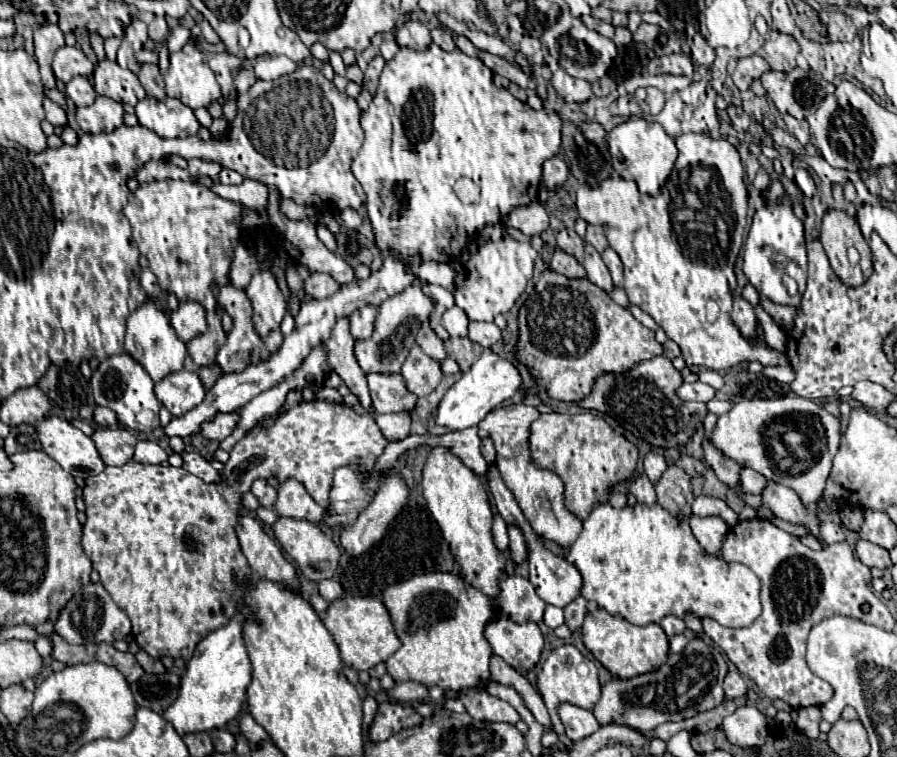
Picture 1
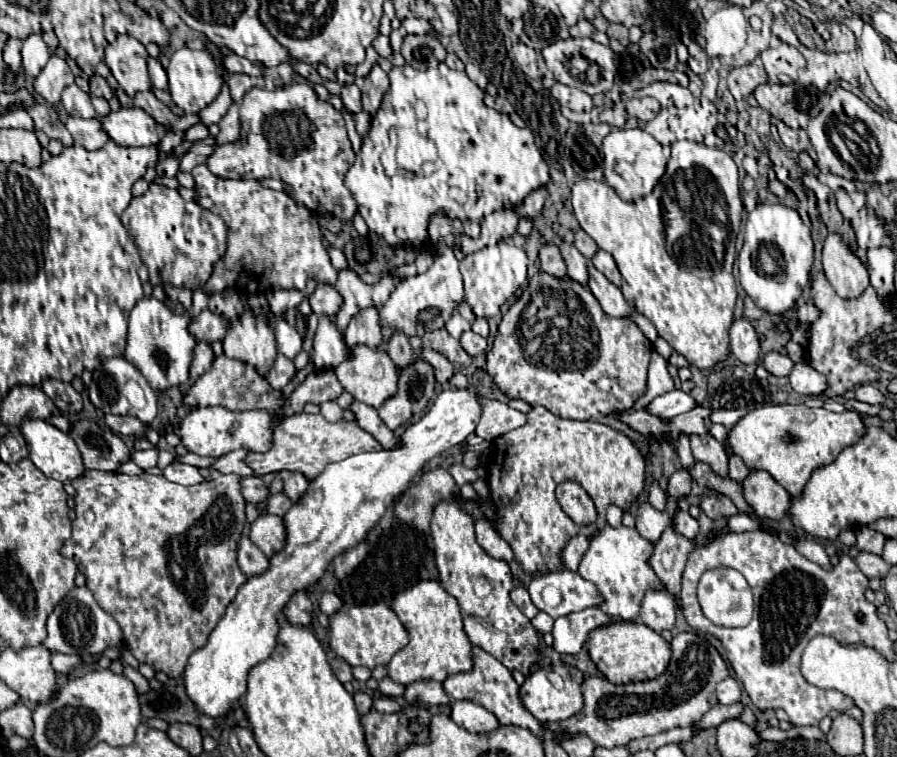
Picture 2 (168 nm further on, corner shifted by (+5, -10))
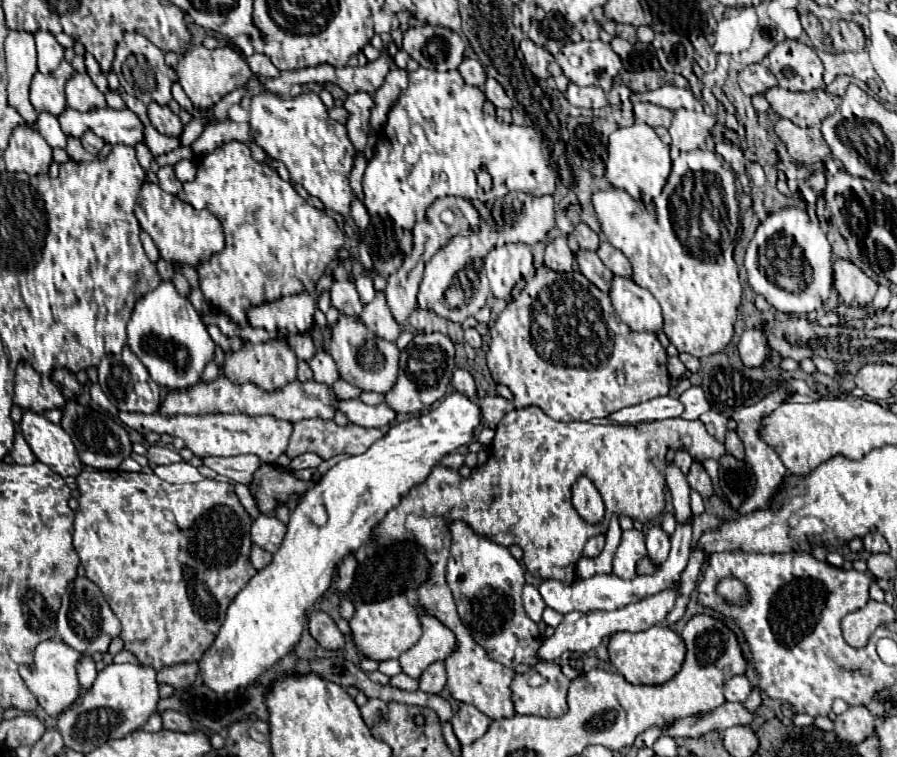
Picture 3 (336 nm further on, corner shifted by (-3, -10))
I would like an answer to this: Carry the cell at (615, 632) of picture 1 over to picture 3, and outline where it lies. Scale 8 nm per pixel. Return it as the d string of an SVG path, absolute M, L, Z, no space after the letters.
M653 625L639 633L615 633L609 643L609 659L617 673L633 685L663 685L681 671L685 659L683 639L665 625Z

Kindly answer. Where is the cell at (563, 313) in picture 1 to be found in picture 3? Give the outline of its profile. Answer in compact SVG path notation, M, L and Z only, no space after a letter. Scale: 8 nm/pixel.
M542 266L536 269L535 277L525 285L525 289L519 293L519 297L515 297L505 309L503 313L495 319L493 327L491 327L491 345L489 345L489 353L487 353L487 365L489 371L493 375L493 379L497 383L503 383L511 389L513 393L513 405L517 409L521 407L529 407L529 405L537 405L541 407L551 419L555 421L591 421L597 417L607 417L611 411L617 411L619 407L629 407L635 403L643 403L647 399L655 399L659 395L667 395L669 393L669 373L667 373L667 353L663 349L663 345L659 343L655 333L637 333L631 331L615 313L615 309L611 307L611 299L607 293L599 291L585 275L581 275L579 271L569 271L569 273L557 273L551 269Z

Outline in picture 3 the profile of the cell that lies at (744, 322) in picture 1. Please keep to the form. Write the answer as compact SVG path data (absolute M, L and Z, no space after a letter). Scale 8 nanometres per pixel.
M747 329L739 341L739 357L745 367L761 367L767 355L767 343L763 339L763 331Z

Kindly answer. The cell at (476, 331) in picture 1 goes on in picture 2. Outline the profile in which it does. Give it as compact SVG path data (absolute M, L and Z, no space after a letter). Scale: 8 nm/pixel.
M471 329L469 331L465 331L463 335L461 335L461 347L469 353L469 355L483 355L485 351L487 351L487 339L483 339L481 335L477 335L477 333L473 333Z

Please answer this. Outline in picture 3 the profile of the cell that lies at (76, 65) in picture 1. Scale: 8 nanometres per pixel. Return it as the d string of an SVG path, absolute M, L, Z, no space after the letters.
M61 61L61 65L49 73L35 73L33 81L31 81L31 105L35 107L37 113L51 113L53 117L59 115L59 111L63 111L63 107L67 105L63 99L63 83L73 75L73 67L67 61Z

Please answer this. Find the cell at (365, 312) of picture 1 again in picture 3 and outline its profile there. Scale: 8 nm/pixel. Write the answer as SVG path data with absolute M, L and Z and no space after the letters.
M377 293L375 299L363 307L363 313L359 315L359 319L363 319L363 323L367 323L367 327L371 327L371 331L375 331L375 335L387 339L387 341L395 341L399 337L399 333L403 331L403 325L399 325L395 321L395 317L391 315L387 301L385 301L385 293Z

